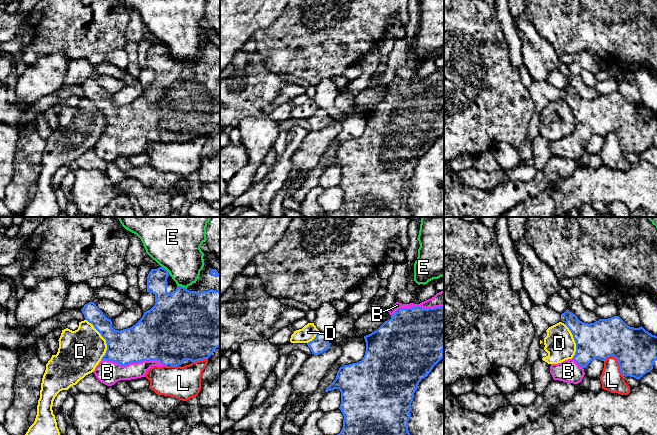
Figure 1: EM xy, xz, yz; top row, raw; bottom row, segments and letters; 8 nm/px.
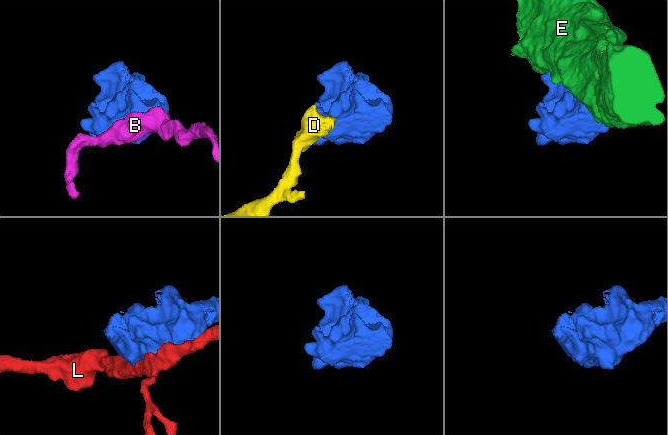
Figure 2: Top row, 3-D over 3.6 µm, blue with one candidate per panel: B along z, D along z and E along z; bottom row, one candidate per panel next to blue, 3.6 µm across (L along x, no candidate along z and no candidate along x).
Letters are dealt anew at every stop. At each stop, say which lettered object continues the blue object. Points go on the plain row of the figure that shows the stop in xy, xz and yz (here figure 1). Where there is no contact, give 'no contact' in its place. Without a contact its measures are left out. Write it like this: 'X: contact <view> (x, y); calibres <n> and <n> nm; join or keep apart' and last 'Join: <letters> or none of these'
B: contact xy (133, 138); calibres 360 and 190 nm; join
D: contact xy (104, 114); calibres 280 and 340 nm; keep apart
E: contact xy (166, 46); calibres 160 and 380 nm; keep apart
L: contact yz (618, 139); calibres 340 and 190 nm; keep apart
Join: B

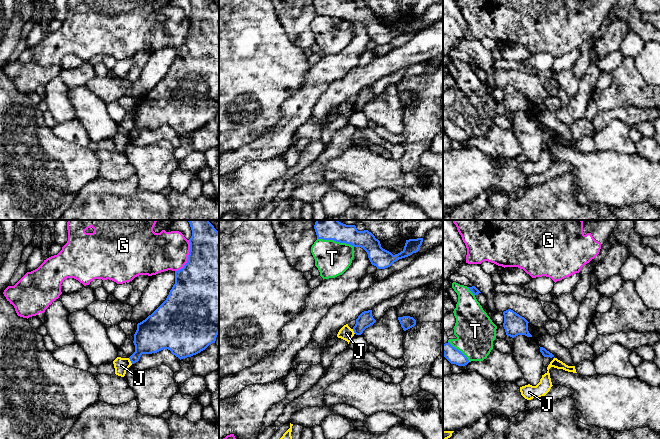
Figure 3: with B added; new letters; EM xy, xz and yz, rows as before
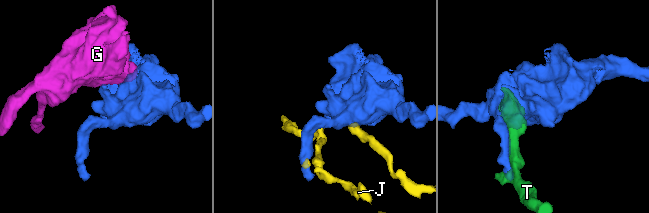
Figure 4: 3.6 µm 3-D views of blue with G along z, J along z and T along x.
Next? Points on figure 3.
G: contact xy (188, 33); calibres 500 and 320 nm; keep apart
J: contact xy (130, 136); calibres 260 and 120 nm; keep apart
T: contact xz (336, 17); calibres 150 and 280 nm; keep apart
Join: none of these

